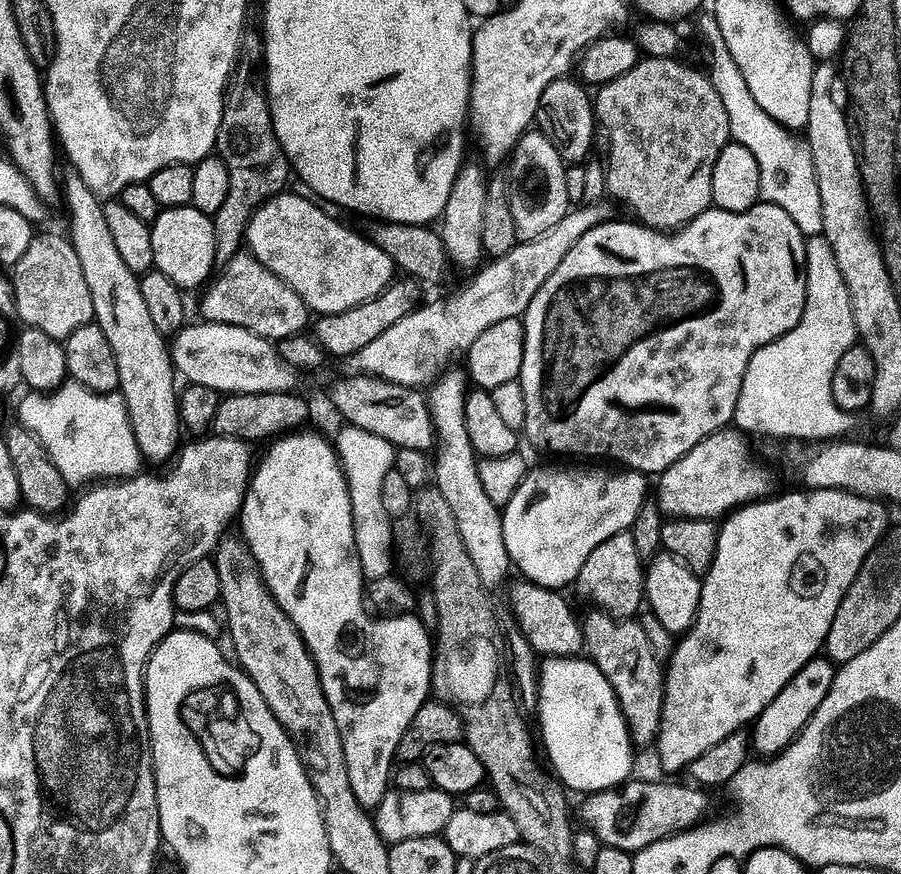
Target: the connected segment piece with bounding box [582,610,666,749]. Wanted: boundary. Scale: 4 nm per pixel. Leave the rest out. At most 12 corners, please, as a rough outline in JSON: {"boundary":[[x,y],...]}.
{"boundary":[[592,610],[584,646],[637,749],[657,743],[665,665],[635,619]]}

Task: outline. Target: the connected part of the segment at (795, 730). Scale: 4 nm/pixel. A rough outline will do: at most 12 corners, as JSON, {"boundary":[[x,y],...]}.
{"boundary":[[812,660],[774,698],[750,736],[777,757],[834,686],[837,665]]}

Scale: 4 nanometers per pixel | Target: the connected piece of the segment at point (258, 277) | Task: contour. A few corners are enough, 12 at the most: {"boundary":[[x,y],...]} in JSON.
{"boundary":[[236,256],[209,285],[207,323],[269,341],[301,335],[301,296],[258,263]]}

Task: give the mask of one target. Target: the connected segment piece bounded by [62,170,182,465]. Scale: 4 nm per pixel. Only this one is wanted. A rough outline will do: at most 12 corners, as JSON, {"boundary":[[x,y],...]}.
{"boundary":[[63,177],[94,323],[148,464],[182,433],[169,341],[118,254],[101,197]]}

